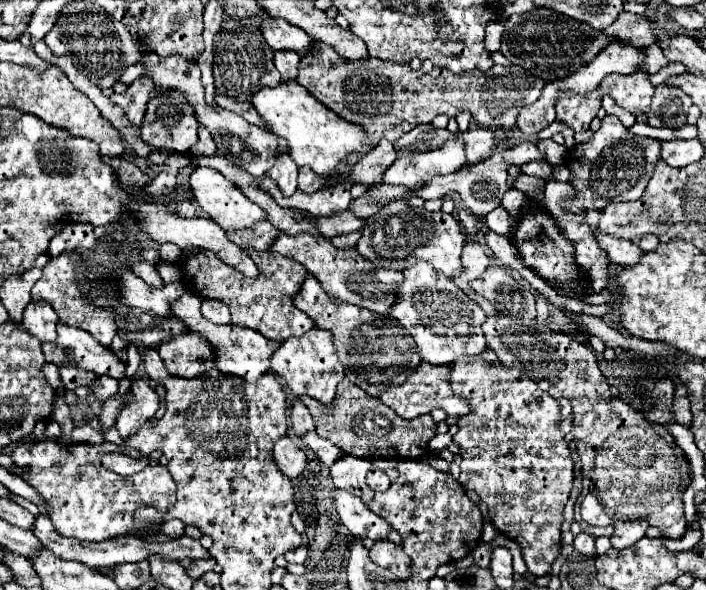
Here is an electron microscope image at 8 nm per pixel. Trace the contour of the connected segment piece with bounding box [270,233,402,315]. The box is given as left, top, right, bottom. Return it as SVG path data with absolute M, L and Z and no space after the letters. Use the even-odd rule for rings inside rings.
M280 233L270 245L270 251L288 255L300 261L308 269L308 273L320 281L322 289L332 299L376 311L378 315L386 315L396 301L396 285L400 285L402 273L376 267L372 261L364 259L356 249L336 249L328 239L324 237L316 239L314 235L308 235L308 233L298 233L298 235Z

